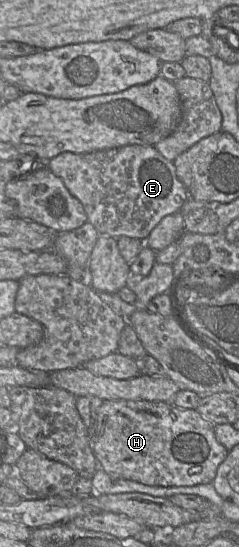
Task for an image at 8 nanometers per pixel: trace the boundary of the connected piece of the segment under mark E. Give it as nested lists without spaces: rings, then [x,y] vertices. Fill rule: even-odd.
[[[127,145],[83,154],[64,152],[50,159],[47,167],[81,202],[88,222],[95,227],[98,234],[116,239],[127,236],[146,242],[150,232],[159,222],[165,216],[180,211],[188,199],[188,191],[177,178],[174,163],[163,157],[154,146]]]

